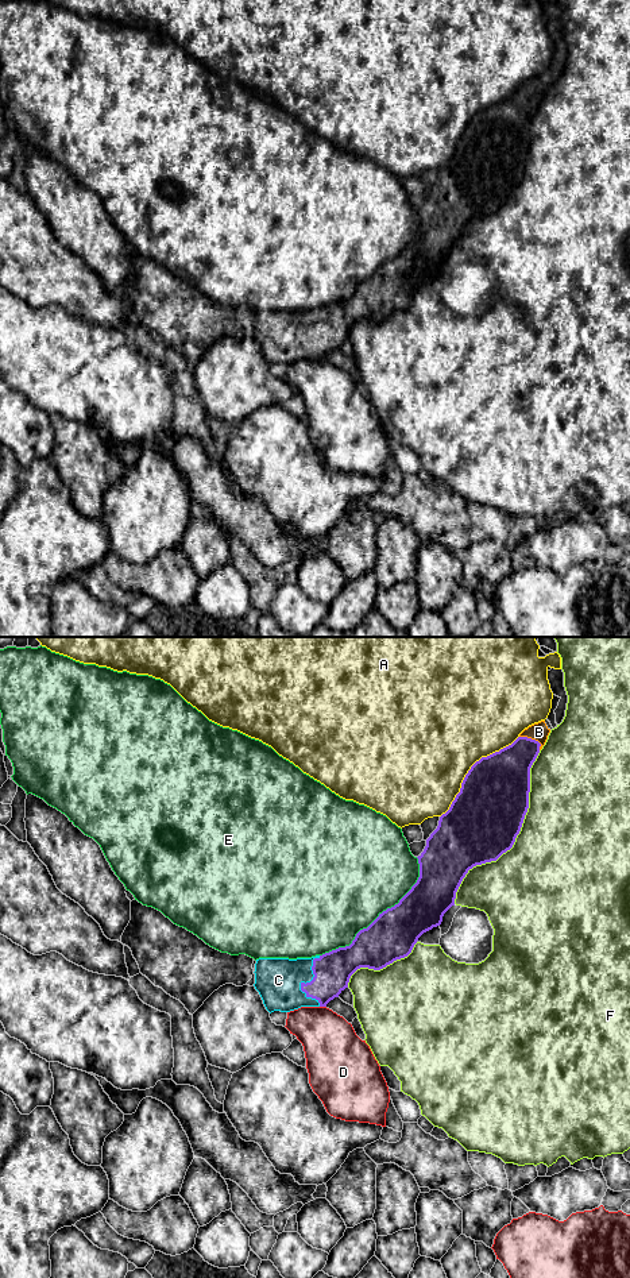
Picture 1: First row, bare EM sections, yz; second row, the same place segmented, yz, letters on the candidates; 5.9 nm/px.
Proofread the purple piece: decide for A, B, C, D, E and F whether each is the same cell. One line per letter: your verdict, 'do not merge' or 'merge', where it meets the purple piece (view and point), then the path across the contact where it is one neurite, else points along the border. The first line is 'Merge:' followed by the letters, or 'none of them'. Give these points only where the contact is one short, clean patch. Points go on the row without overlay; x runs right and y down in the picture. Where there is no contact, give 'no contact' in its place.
Merge: B, C
A: do not merge; contact yz (471, 120)
B: merge; contact yz (533, 92)
C: merge; contact yz (306, 335)
D: do not merge; contact yz (323, 358)
E: do not merge; contact yz (379, 267)
F: do not merge; contact yz (516, 189)

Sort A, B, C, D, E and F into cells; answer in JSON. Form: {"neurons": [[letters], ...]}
{"neurons": [["A"], ["B", "C"], ["D"], ["E"], ["F"]]}

